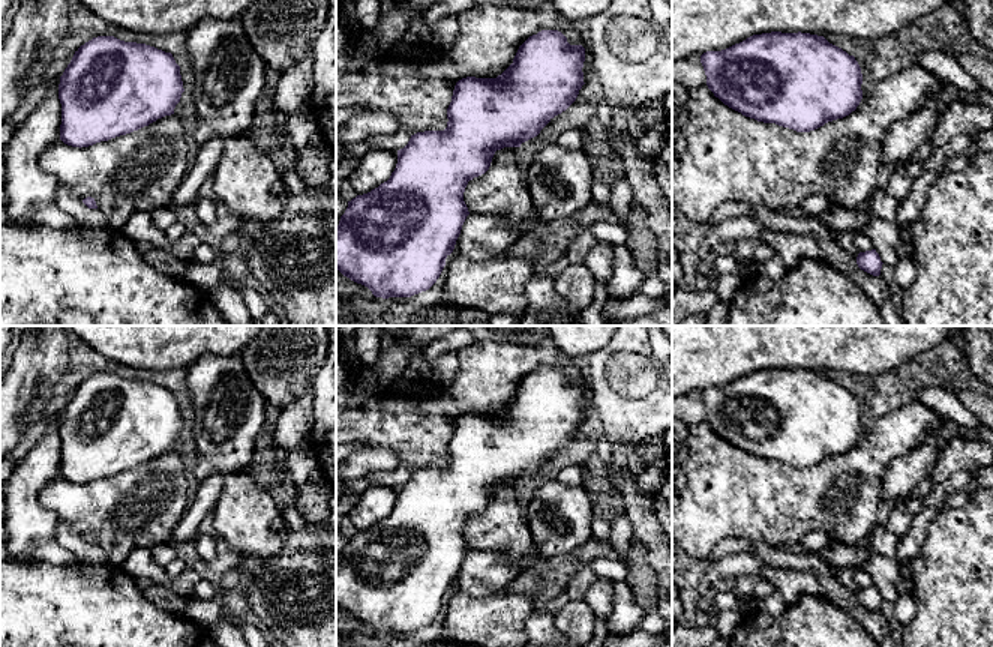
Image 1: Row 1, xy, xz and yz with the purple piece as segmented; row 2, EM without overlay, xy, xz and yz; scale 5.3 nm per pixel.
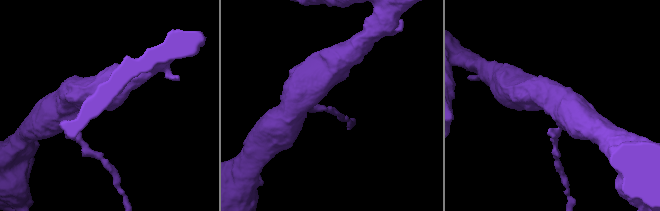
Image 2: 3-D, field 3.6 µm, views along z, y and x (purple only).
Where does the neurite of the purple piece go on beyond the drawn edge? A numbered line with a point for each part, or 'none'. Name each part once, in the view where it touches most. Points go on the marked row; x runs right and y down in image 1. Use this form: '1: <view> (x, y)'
none

